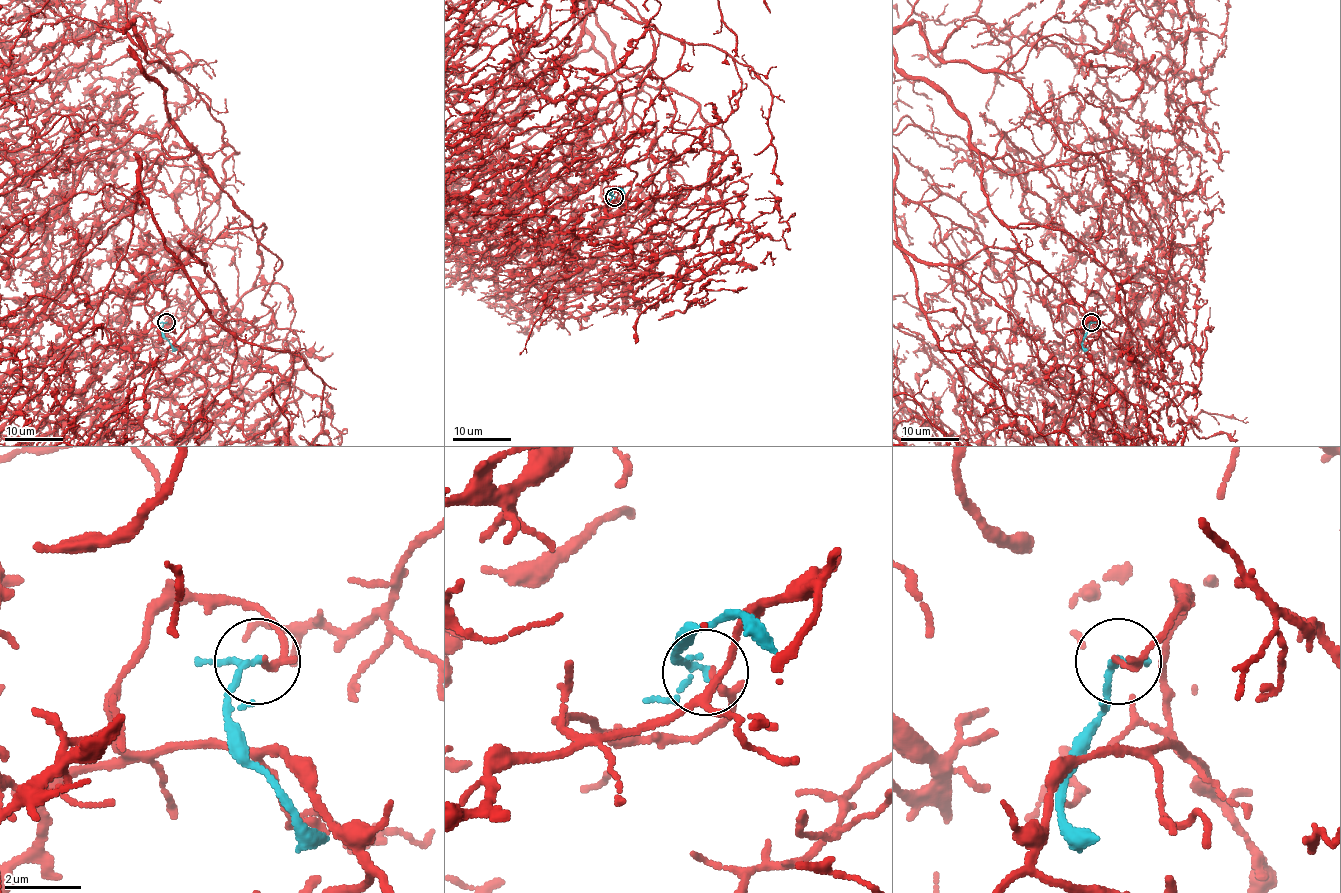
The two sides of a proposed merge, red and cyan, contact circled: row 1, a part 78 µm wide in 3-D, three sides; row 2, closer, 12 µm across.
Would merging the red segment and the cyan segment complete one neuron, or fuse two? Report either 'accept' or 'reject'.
reject

